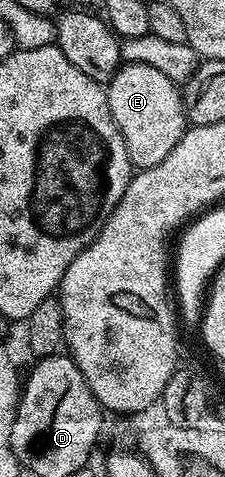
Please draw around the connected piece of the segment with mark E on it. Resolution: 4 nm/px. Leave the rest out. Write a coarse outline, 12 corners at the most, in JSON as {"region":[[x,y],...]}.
{"region":[[123,62],[105,88],[131,168],[188,129],[179,84]]}

